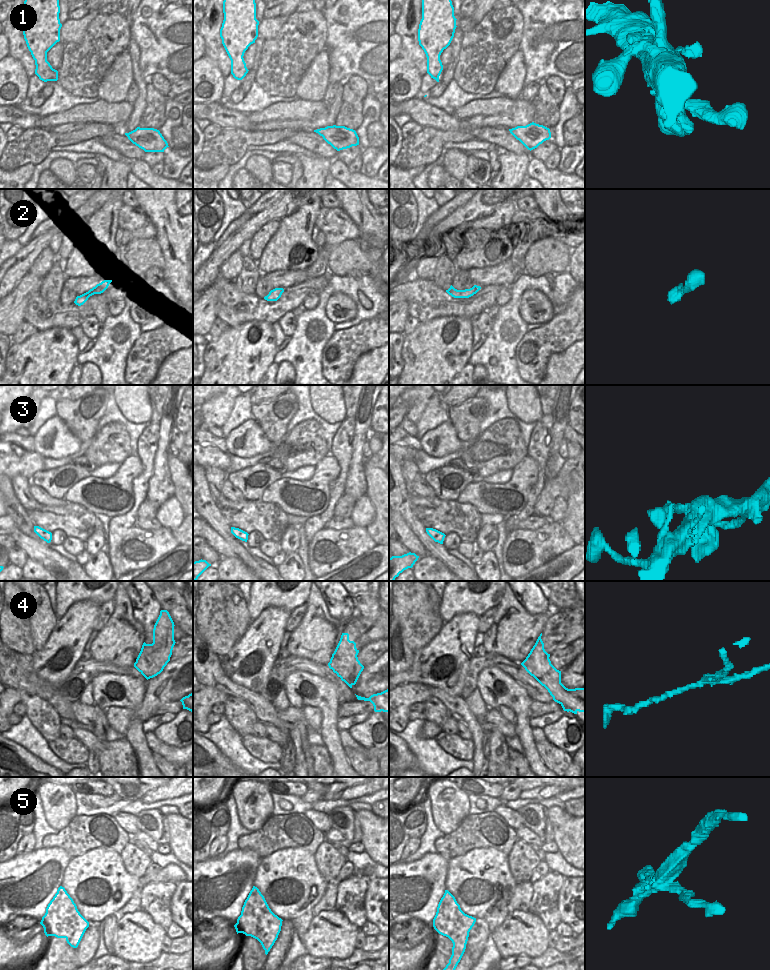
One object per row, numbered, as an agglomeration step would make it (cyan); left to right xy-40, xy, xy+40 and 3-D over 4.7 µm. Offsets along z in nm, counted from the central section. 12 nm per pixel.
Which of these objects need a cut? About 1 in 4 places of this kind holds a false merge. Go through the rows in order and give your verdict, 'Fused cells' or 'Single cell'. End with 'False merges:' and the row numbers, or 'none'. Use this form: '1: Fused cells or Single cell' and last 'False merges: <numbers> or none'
1: Single cell
2: Single cell
3: Single cell
4: Fused cells
5: Fused cells
False merges: 4, 5

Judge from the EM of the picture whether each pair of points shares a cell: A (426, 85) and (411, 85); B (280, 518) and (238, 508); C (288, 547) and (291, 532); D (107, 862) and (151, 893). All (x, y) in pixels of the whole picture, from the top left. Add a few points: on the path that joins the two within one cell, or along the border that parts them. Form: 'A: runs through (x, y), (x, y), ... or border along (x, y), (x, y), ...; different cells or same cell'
A: border along (422, 76), (418, 93); different cells
B: runs through (270, 518), (248, 515); same cell
C: runs through (288, 543), (288, 539), (291, 536); same cell
D: border along (166, 881), (147, 883), (142, 888); different cells

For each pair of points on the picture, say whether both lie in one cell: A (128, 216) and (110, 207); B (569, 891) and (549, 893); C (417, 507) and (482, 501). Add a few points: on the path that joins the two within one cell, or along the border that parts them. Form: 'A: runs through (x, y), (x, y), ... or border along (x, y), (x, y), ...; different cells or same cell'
A: border along (123, 205), (118, 213), (118, 227); different cells
B: border along (564, 877), (558, 893), (559, 915); different cells
C: border along (456, 500), (461, 503), (470, 503), (481, 515); different cells

